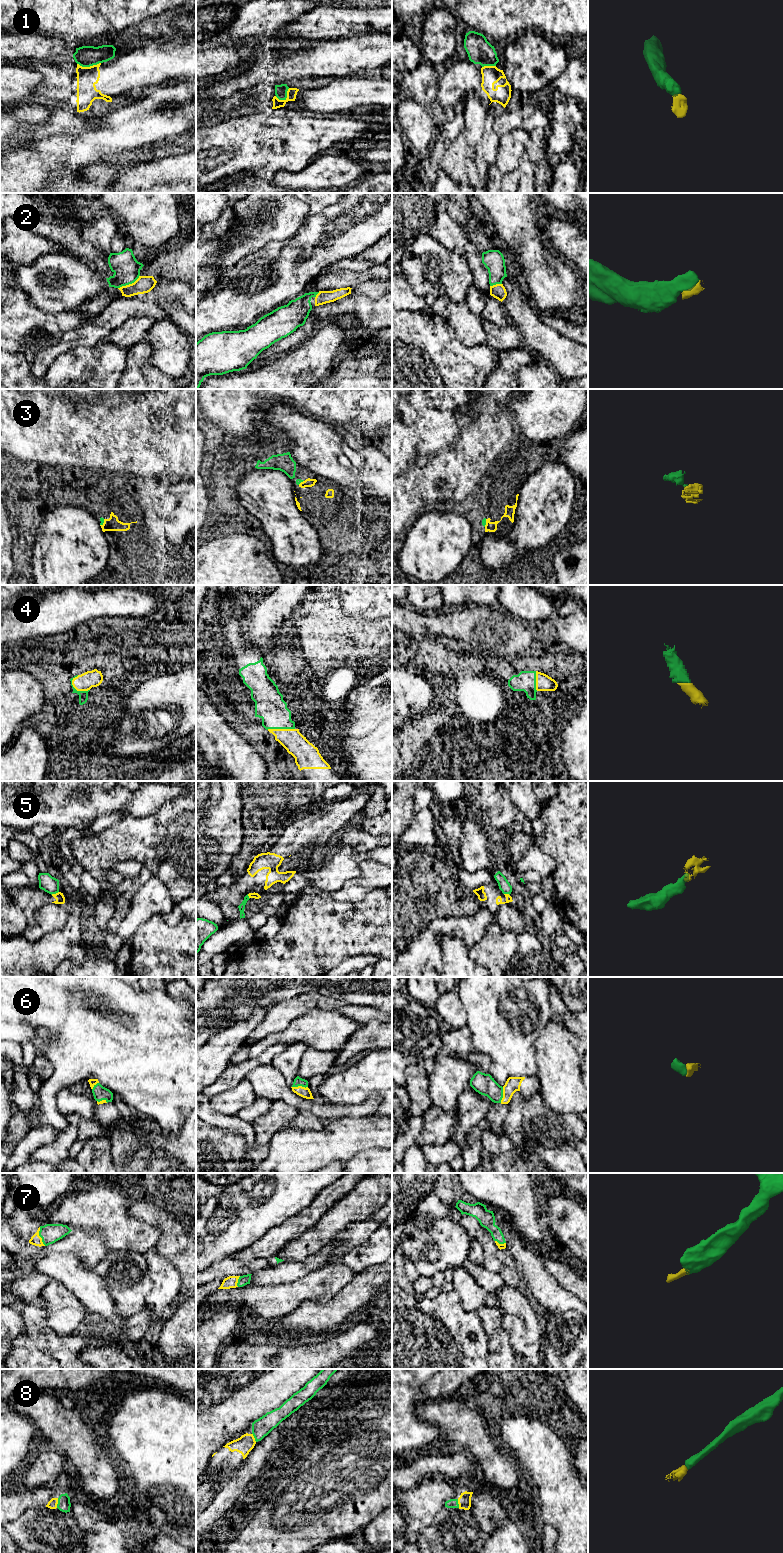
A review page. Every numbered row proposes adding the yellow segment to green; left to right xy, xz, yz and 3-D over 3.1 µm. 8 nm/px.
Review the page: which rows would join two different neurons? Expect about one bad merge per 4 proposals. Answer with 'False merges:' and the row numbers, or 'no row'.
False merges: 1, 5

